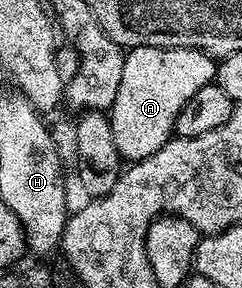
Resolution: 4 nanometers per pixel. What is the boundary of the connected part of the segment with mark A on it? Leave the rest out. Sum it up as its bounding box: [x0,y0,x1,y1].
[110,45,217,161]

